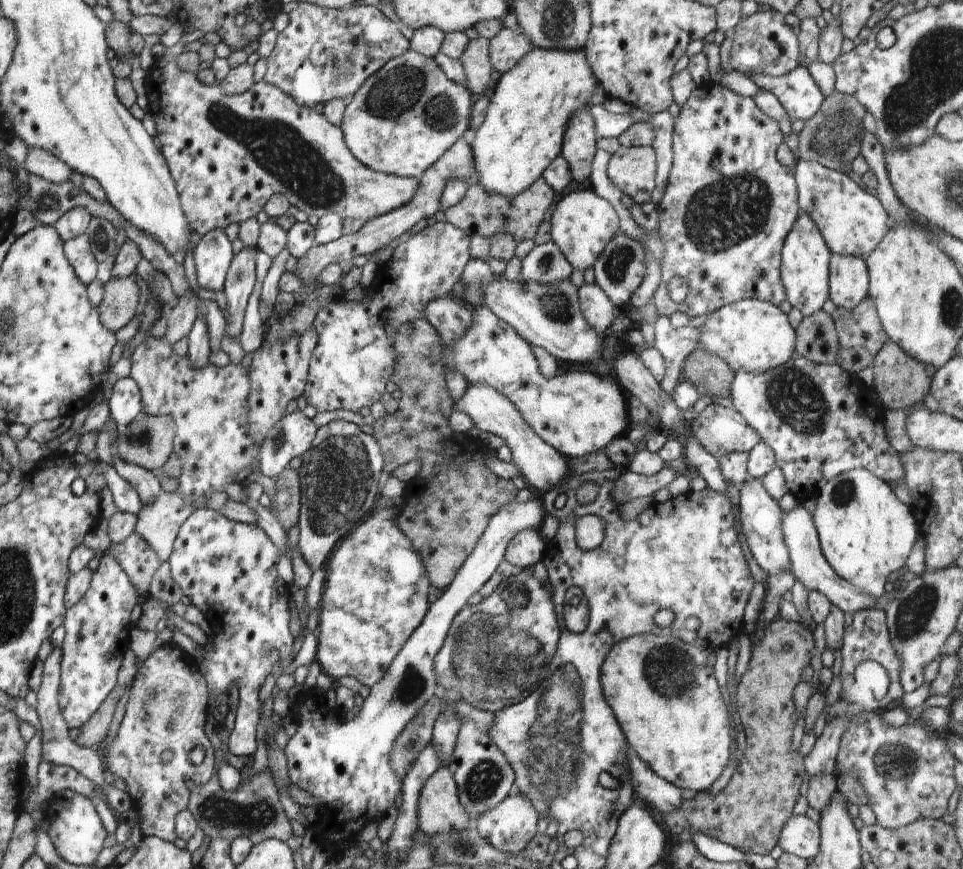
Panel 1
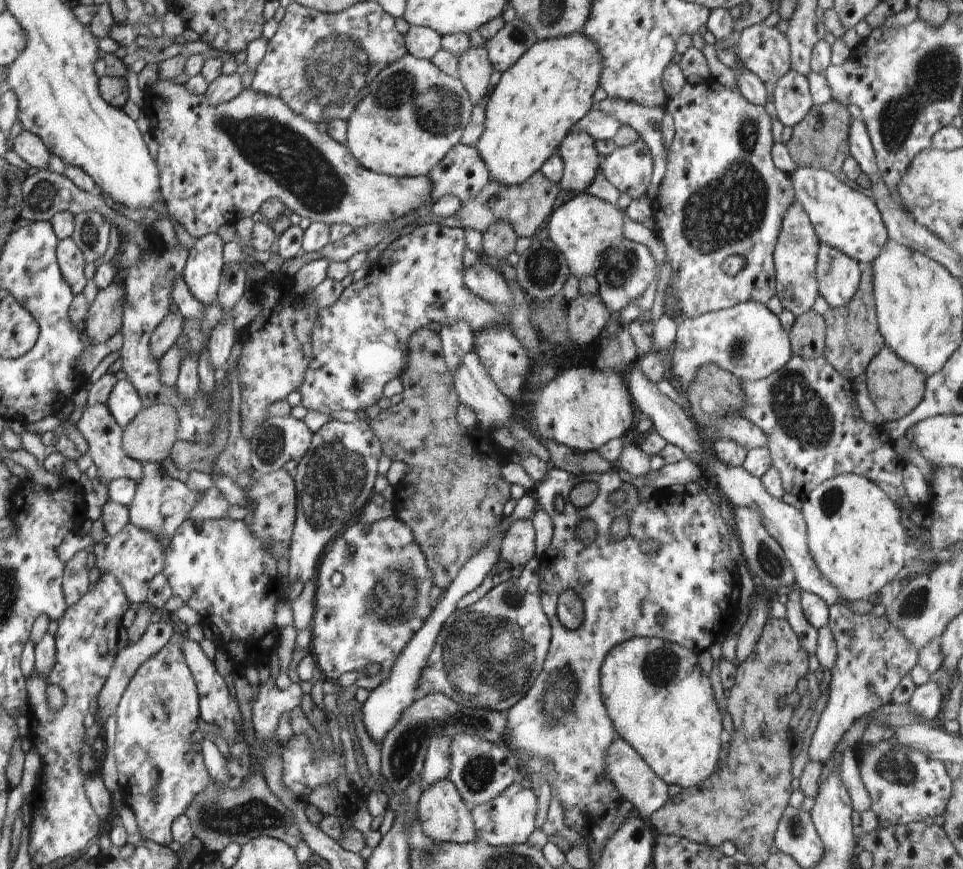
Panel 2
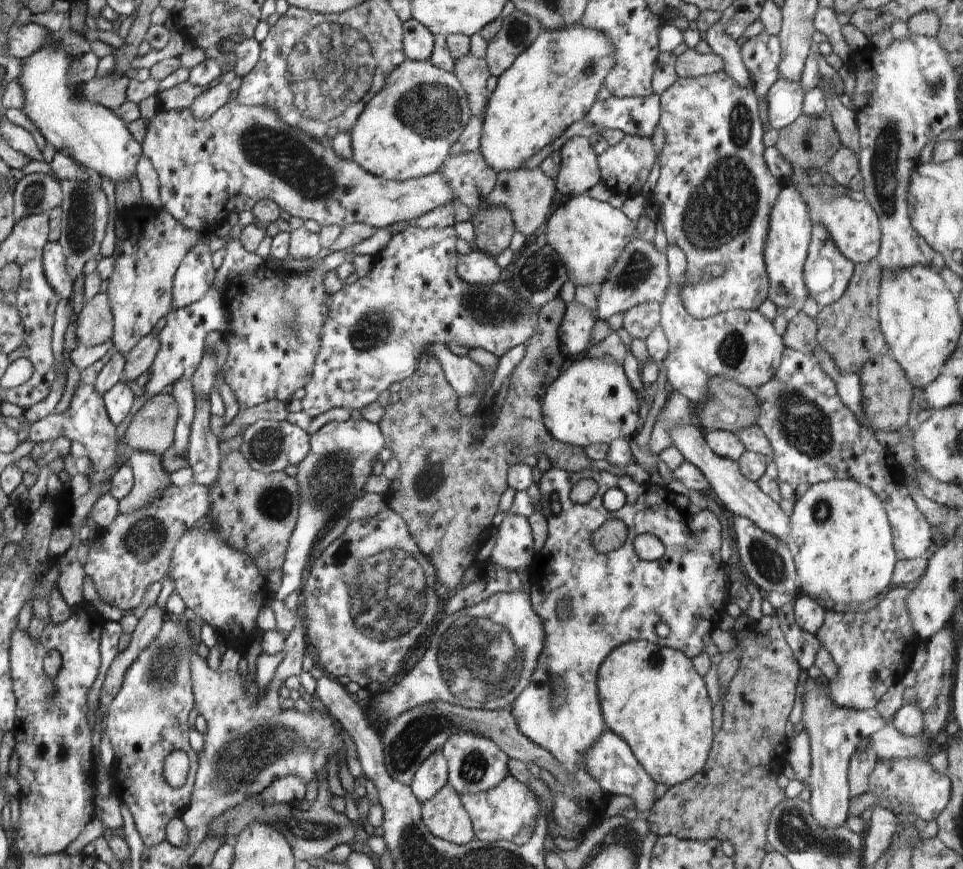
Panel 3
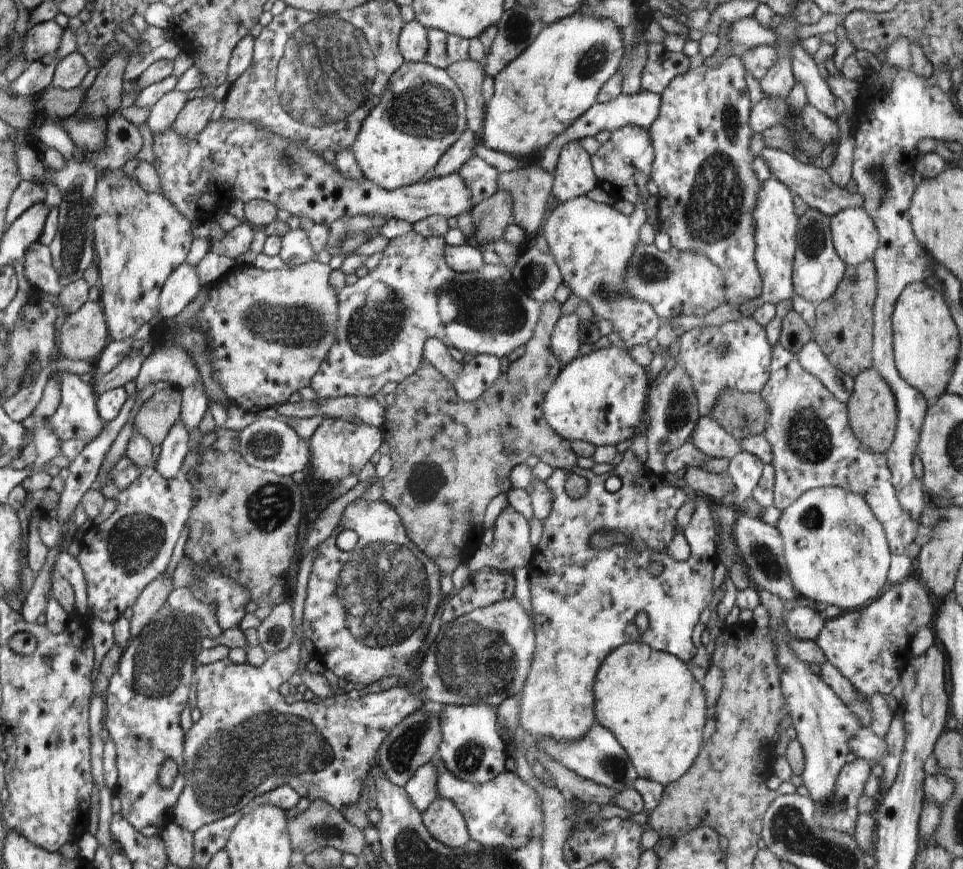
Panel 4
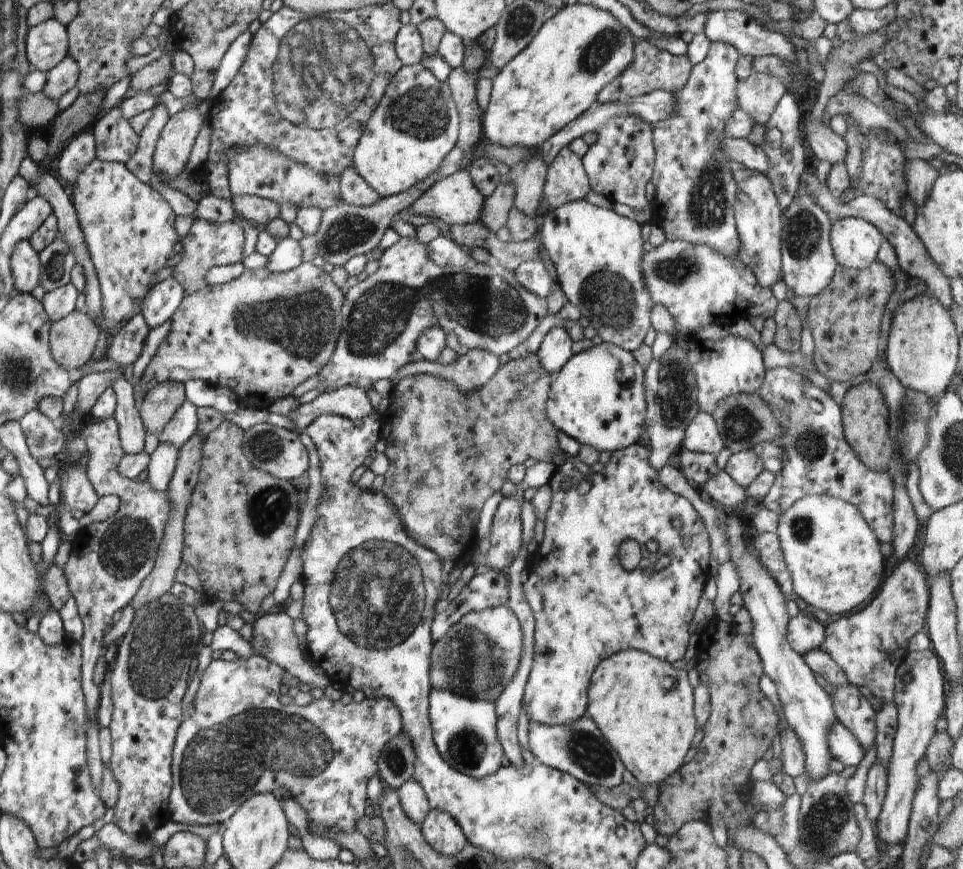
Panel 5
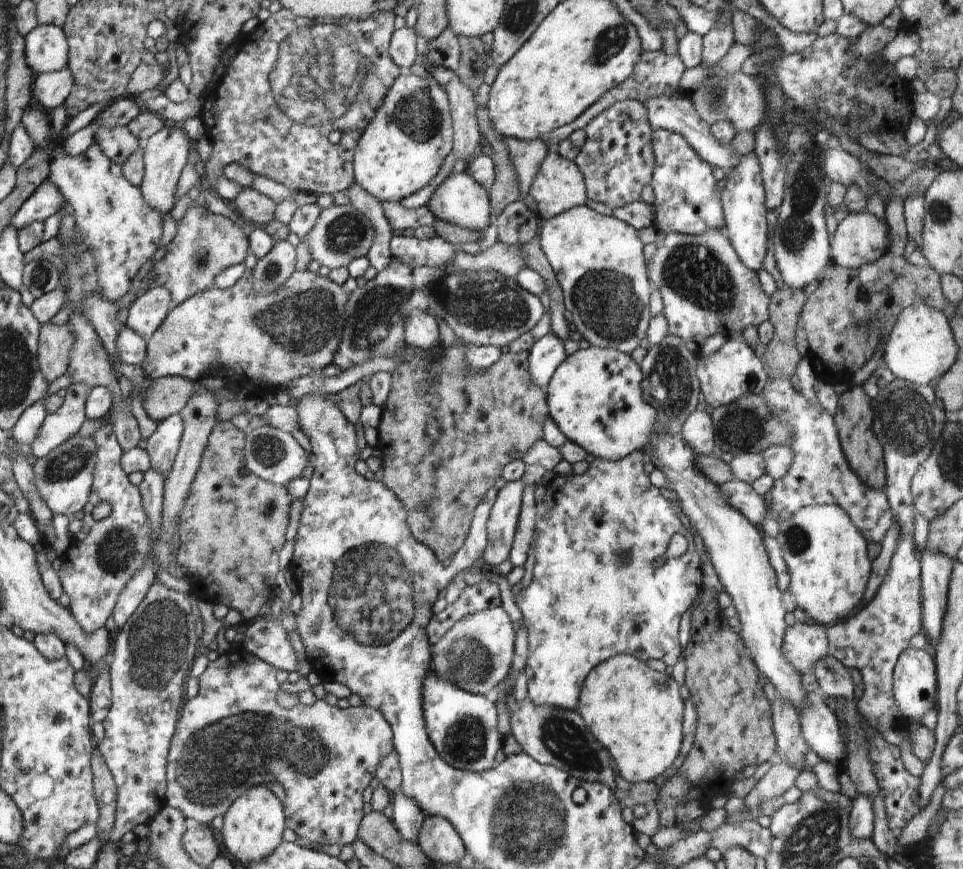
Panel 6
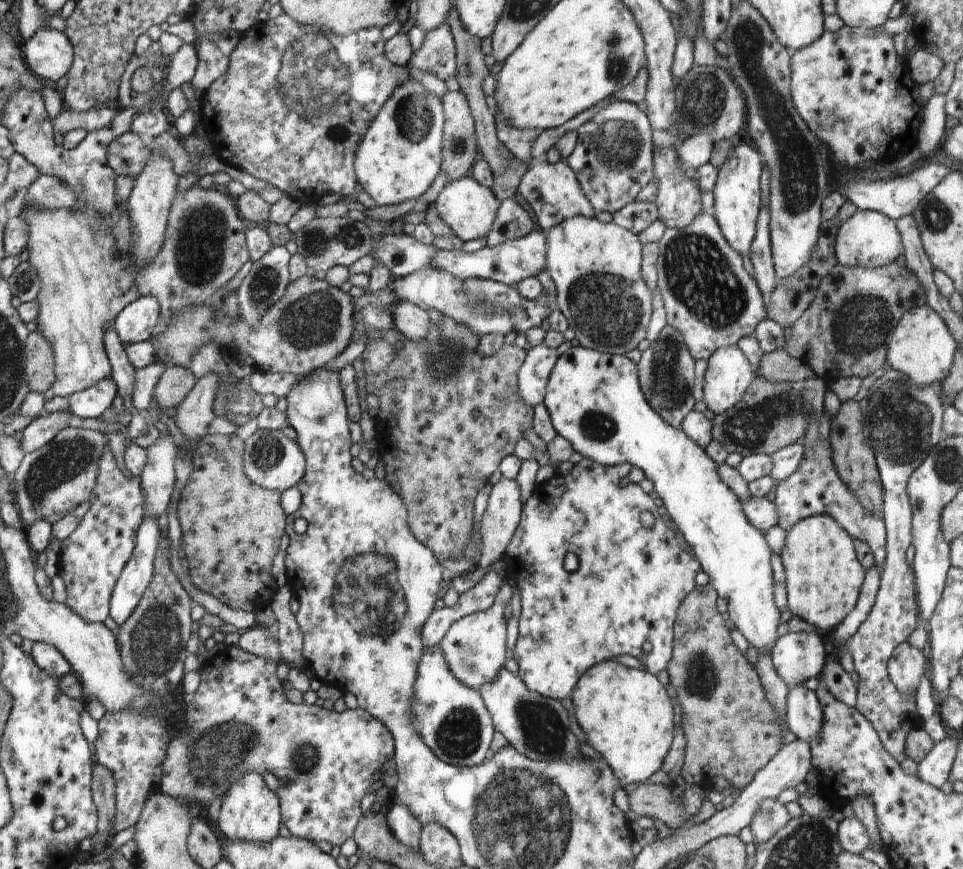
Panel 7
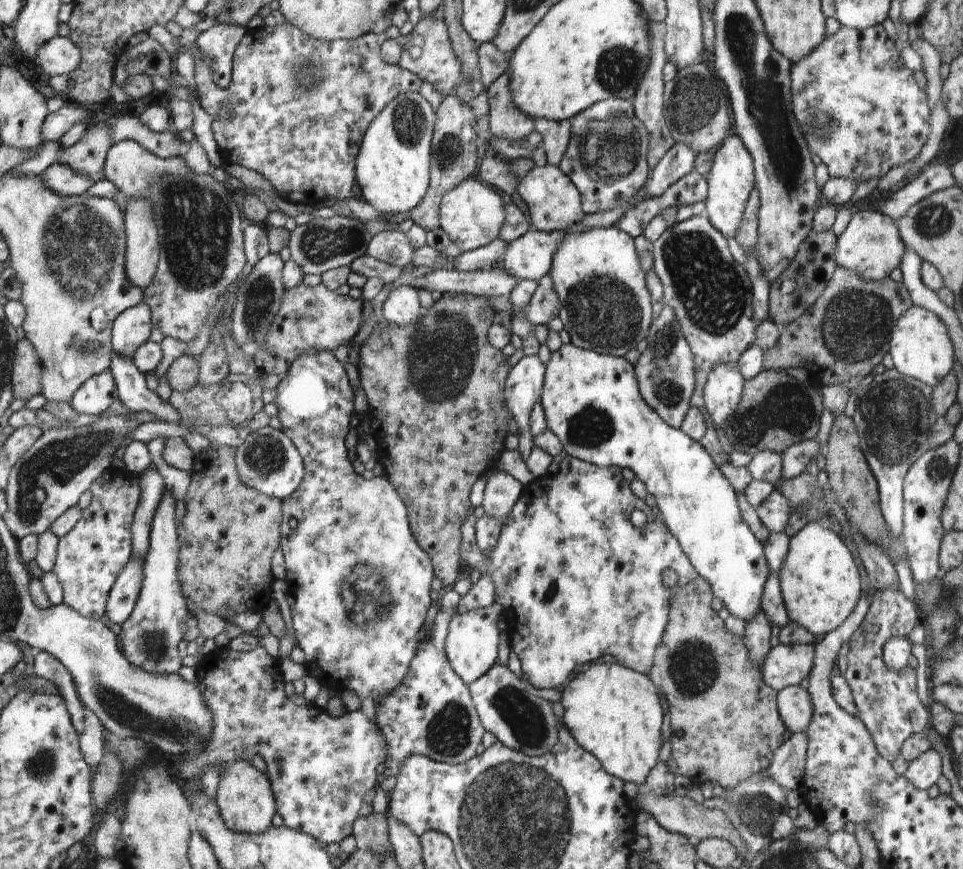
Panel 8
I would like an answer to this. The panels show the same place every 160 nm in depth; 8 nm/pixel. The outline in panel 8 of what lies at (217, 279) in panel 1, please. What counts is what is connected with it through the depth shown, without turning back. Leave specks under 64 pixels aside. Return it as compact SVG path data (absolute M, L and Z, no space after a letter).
M139 303L115 318L112 346L121 357L132 358L140 346L148 342L152 330L151 309Z

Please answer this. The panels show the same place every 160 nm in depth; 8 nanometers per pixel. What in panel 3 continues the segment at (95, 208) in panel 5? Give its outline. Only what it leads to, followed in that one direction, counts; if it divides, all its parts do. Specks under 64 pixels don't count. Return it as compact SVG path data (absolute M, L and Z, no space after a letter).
M160 206L154 216L146 216L146 224L142 226L142 232L140 232L140 236L136 236L136 240L126 236L119 242L119 245L115 246L115 266L112 275L108 279L109 284L106 294L114 318L112 320L114 326L111 341L120 354L126 356L130 353L140 340L161 325L163 318L174 308L172 289L174 288L175 274L179 270L184 255L204 237L195 230L182 226L179 220L168 211L164 212L164 209Z

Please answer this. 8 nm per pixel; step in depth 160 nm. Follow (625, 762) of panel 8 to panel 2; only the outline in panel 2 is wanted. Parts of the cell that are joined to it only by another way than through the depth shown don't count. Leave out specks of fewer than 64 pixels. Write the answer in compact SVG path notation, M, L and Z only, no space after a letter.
M635 637L631 640L622 642L607 655L600 670L601 694L604 702L604 707L608 712L616 733L619 737L628 742L633 750L646 762L646 765L658 776L666 785L676 785L682 789L688 789L695 785L701 785L707 781L711 775L718 770L719 756L721 751L721 732L723 731L722 715L717 706L714 692L710 682L708 682L708 690L704 690L704 684L700 682L700 688L692 688L696 680L700 680L700 666L698 666L698 654L696 650L687 650L674 642L663 640L657 637Z

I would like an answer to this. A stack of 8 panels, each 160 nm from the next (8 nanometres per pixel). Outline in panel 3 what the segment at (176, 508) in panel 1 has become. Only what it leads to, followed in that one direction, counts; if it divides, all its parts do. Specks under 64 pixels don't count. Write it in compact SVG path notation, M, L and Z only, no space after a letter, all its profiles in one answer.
M132 451L127 463L133 470L133 487L118 501L119 514L129 513L149 504L154 495L160 496L162 490L171 483L161 464L161 458L153 452Z

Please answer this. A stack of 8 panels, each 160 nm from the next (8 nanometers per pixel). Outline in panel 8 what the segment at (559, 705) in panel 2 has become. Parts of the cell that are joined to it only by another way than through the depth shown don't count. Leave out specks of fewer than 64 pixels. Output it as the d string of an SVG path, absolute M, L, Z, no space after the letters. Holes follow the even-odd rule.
M566 455L559 464L559 471L556 474L546 474L540 478L527 478L523 485L523 493L514 503L512 510L509 512L509 519L501 525L501 533L498 542L492 547L488 554L484 554L477 546L476 539L470 532L468 516L465 516L464 522L460 525L461 543L459 546L459 559L461 565L469 565L478 572L489 574L495 586L496 600L502 604L502 615L508 620L509 626L509 646L514 650L516 656L520 659L523 672L523 680L529 681L534 688L555 688L560 685L572 674L574 667L586 662L600 660L602 656L614 656L617 663L626 668L635 670L640 674L647 675L652 666L656 647L661 643L665 626L668 622L668 613L670 603L673 597L674 589L664 586L662 583L662 572L667 568L672 568L678 575L678 582L675 588L683 587L691 580L694 580L699 574L688 560L686 554L680 548L679 542L674 535L666 528L663 521L657 521L653 515L651 507L646 505L644 499L634 496L631 486L624 477L622 469L618 467L599 467L573 456ZM634 510L642 510L646 514L646 523L642 527L635 527L630 522L630 513Z

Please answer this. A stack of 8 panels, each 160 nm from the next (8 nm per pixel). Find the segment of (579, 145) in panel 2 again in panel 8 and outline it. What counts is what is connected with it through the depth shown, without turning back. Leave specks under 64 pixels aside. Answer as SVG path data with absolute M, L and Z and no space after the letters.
M544 165L543 167L534 167L528 171L526 176L518 180L518 194L528 205L531 226L536 230L544 232L563 231L573 227L585 212L582 208L582 197L578 189L572 184L569 176L566 176L560 167Z

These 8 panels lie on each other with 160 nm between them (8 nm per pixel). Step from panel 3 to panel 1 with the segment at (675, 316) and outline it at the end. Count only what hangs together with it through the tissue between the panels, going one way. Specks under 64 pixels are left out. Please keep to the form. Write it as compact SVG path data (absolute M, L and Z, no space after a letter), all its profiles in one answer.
M742 299L715 310L700 327L697 348L720 357L737 373L760 374L790 360L795 352L795 330L780 307L760 299Z

